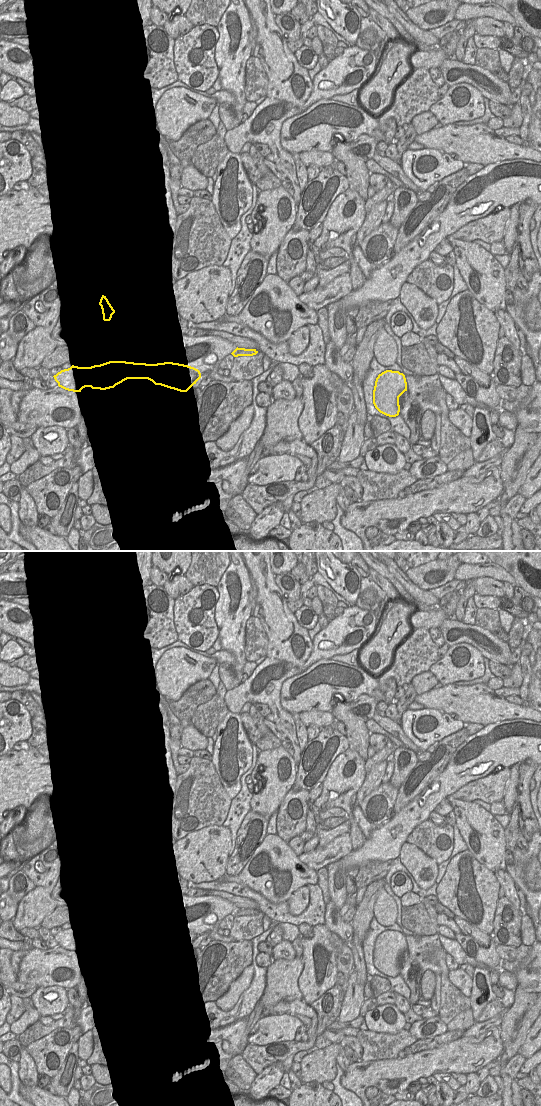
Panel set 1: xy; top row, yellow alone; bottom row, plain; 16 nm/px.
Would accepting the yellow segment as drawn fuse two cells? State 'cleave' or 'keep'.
cleave

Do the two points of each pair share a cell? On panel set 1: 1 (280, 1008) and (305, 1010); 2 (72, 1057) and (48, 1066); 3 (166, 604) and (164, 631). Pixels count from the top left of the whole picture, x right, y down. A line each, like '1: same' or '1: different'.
1: same
2: different
3: same

